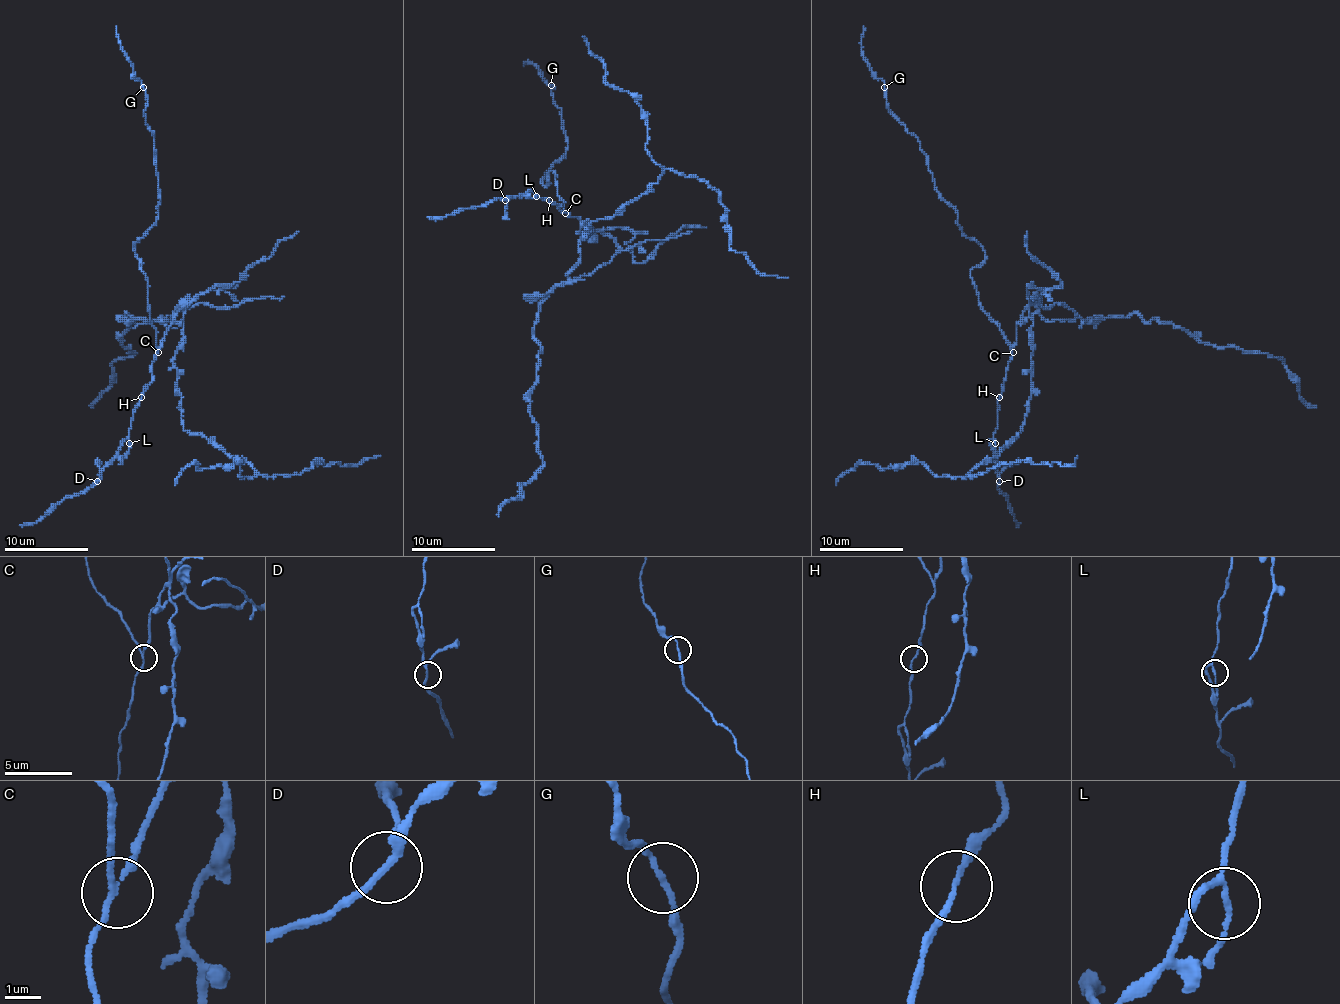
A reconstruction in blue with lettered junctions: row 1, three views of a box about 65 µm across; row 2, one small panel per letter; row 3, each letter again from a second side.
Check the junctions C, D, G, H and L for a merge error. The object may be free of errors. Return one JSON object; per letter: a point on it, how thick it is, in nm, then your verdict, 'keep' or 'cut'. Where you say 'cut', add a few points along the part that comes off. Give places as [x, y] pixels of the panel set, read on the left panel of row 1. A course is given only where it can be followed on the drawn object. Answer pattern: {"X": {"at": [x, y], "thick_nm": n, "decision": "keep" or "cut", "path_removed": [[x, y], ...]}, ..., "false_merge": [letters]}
{"C": {"at": [158, 352], "thick_nm": 140, "decision": "cut", "path_removed": [[158, 353], [181, 309], [183, 345], [173, 366], [181, 424], [261, 475], [380, 456]]}, "D": {"at": [97, 481], "thick_nm": 170, "decision": "keep"}, "G": {"at": [143, 87], "thick_nm": 140, "decision": "keep"}, "H": {"at": [141, 397], "thick_nm": 140, "decision": "keep"}, "L": {"at": [129, 443], "thick_nm": 130, "decision": "keep"}, "false_merge": ["C"]}

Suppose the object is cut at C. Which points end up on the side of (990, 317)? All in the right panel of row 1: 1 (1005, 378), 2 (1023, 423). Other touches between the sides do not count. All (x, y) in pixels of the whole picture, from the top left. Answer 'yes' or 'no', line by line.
1: yes
2: no

